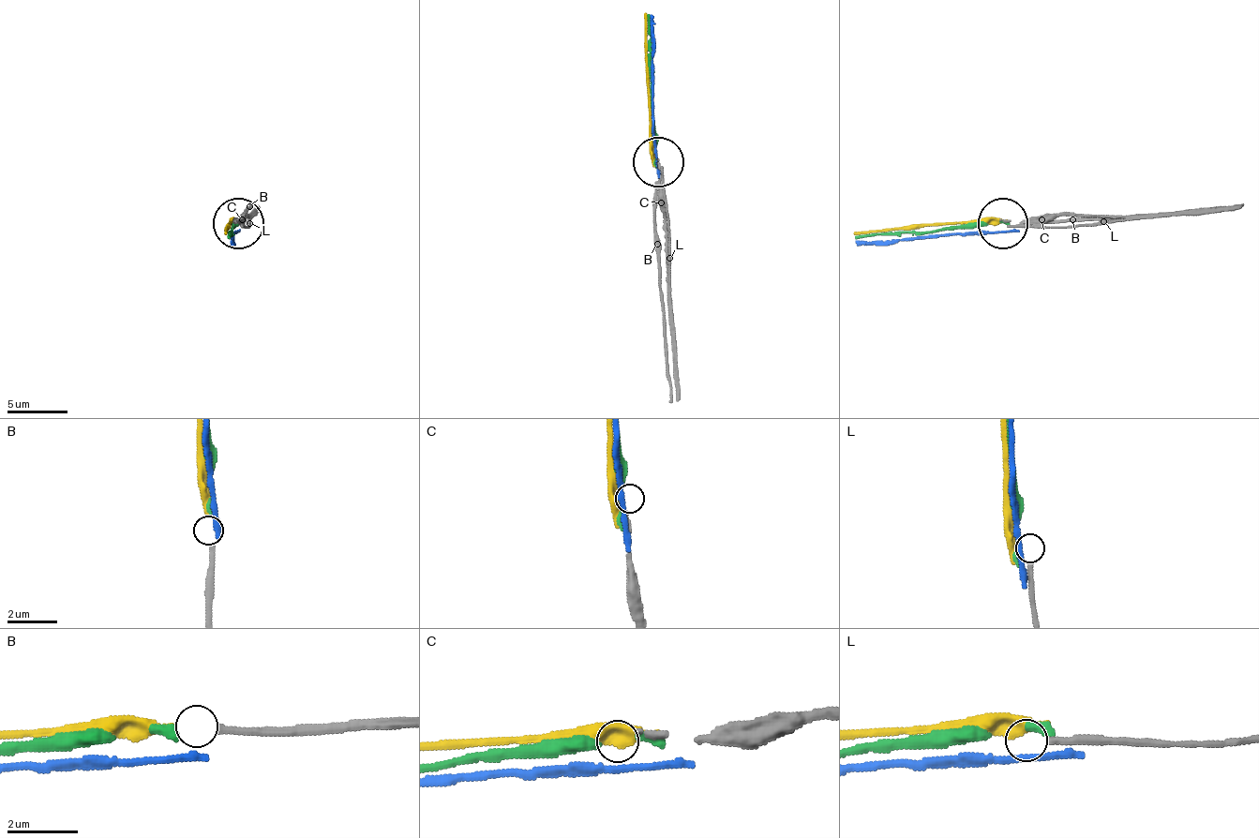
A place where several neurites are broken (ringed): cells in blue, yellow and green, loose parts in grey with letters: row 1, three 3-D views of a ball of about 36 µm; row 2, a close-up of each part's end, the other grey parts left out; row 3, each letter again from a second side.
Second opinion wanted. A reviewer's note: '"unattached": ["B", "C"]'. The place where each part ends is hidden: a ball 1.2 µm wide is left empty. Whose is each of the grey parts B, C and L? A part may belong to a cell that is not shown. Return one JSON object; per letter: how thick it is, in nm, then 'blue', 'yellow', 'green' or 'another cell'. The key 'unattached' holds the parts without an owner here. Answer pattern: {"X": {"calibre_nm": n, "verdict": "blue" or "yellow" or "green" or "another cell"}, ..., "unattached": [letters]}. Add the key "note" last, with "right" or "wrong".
{"B": {"calibre_nm": 190, "verdict": "yellow"}, "C": {"calibre_nm": 160, "verdict": "another cell"}, "L": {"calibre_nm": 200, "verdict": "another cell"}, "unattached": ["C", "L"], "note": "wrong"}

